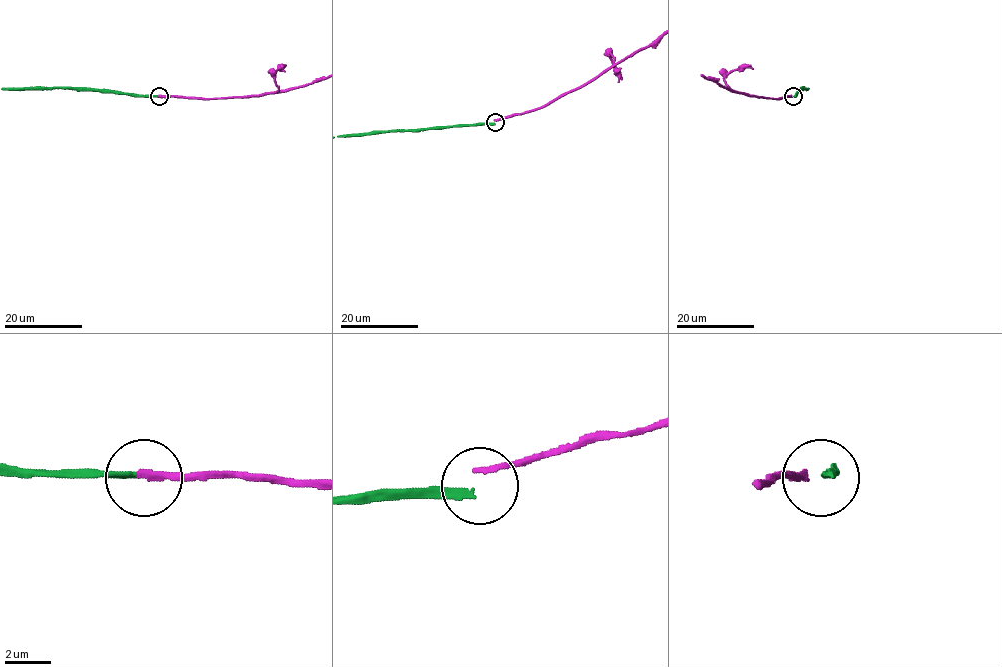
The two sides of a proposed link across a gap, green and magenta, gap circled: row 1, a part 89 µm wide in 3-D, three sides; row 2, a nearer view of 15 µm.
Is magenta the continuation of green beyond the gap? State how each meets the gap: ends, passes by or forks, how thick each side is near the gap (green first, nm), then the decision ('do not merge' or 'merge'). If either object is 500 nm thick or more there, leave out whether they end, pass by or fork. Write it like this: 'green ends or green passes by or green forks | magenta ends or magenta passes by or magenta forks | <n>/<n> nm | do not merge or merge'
green ends | magenta ends | 260/300 nm | do not merge

